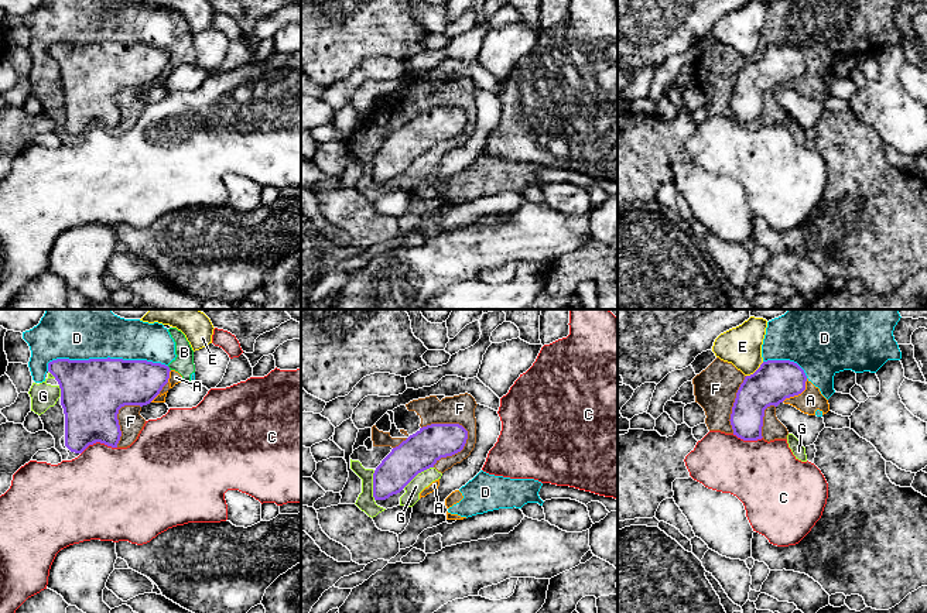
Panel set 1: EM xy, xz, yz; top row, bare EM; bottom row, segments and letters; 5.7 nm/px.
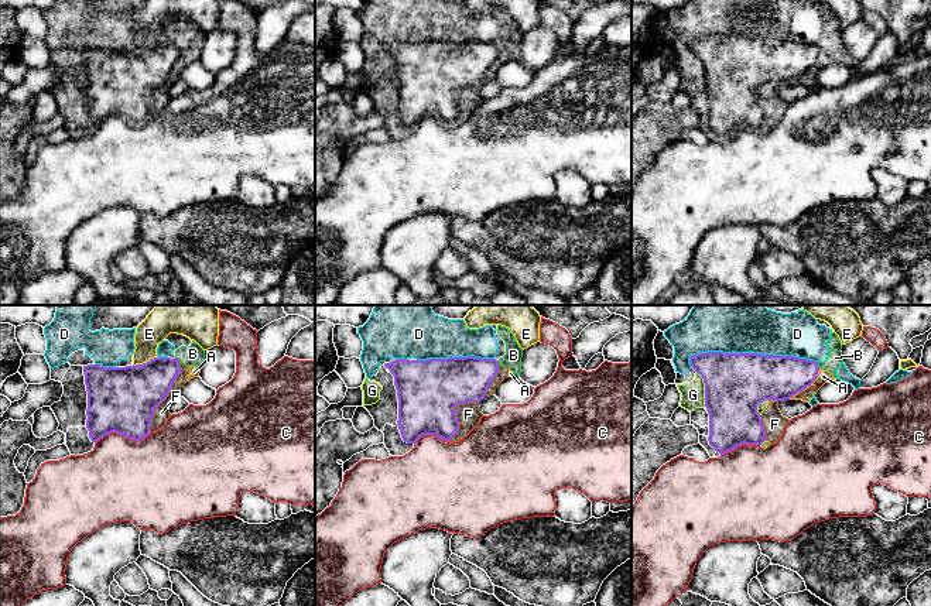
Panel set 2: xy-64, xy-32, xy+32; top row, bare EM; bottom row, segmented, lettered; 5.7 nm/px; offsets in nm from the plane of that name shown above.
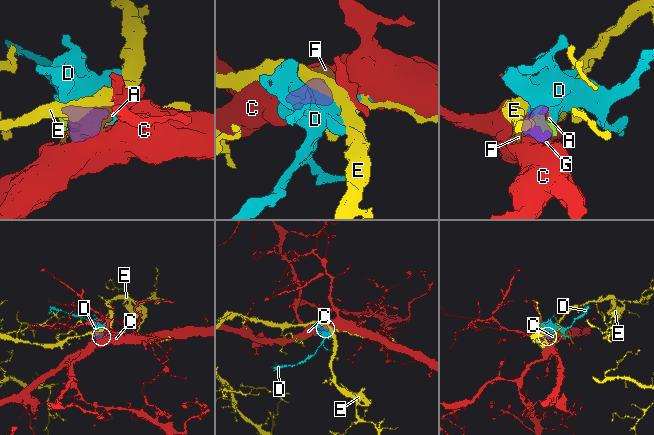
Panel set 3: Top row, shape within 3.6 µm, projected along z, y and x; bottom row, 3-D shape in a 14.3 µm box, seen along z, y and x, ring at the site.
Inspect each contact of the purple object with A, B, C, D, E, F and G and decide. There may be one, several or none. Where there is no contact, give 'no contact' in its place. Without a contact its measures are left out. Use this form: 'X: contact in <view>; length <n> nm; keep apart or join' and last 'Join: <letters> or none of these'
A: contact in yz; length 200 nm; keep apart
B: contact in xy; length 40 nm; keep apart
C: contact in xy; length 220 nm; keep apart
D: contact in xy; length 700 nm; keep apart
E: contact in yz; length 130 nm; keep apart
F: contact in xz; length 300 nm; keep apart
G: contact in xz; length 220 nm; keep apart
Join: none of these

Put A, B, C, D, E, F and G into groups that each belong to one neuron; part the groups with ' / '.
A B D F G / C / E

